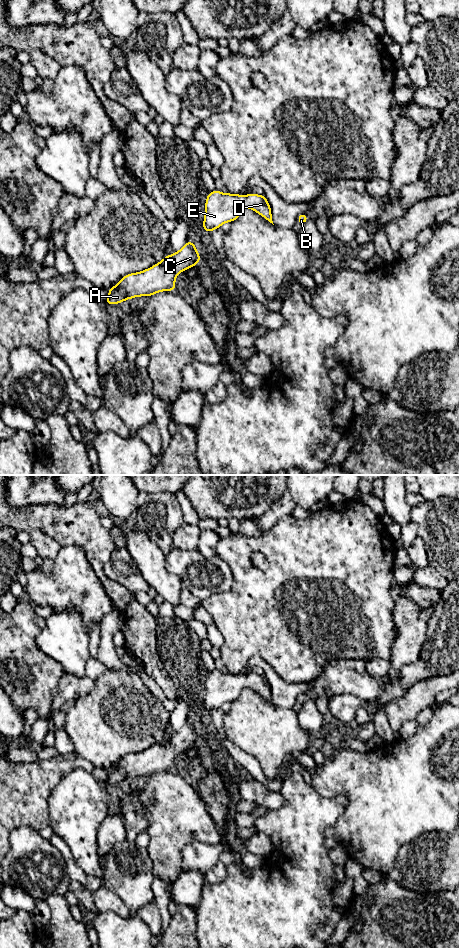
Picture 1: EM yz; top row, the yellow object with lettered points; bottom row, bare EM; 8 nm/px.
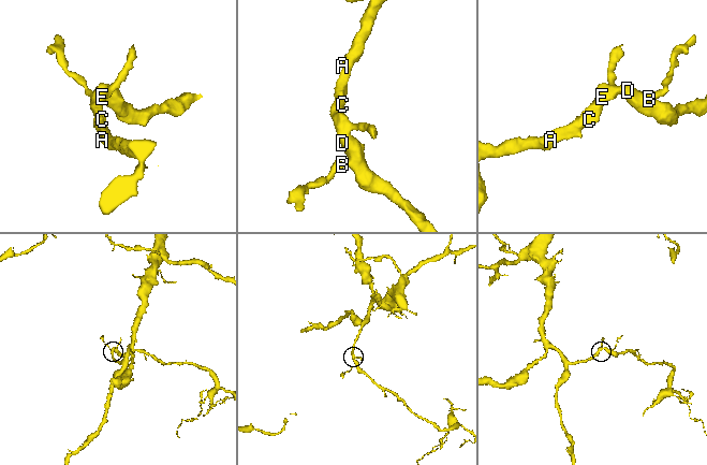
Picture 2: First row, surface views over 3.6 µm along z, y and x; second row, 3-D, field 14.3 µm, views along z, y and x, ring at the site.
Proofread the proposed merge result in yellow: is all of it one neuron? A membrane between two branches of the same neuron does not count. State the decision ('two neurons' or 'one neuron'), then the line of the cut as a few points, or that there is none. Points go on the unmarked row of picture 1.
one neuron | no cut

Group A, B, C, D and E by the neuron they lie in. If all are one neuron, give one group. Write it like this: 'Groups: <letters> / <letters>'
Groups: A B C D E

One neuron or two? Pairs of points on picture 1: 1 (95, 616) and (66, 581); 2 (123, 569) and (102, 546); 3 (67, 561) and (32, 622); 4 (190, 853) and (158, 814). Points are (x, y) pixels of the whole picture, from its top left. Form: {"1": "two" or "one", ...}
{"1": "one", "2": "two", "3": "two", "4": "two"}

